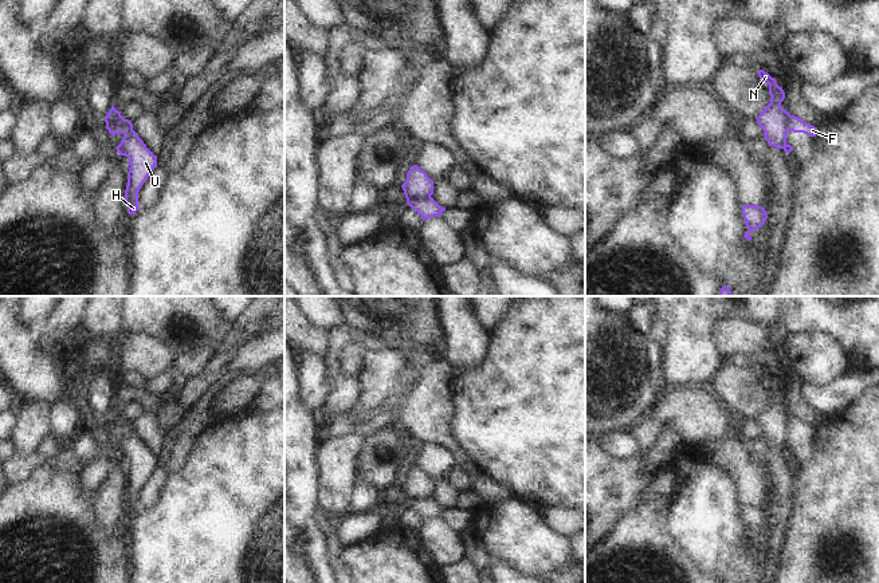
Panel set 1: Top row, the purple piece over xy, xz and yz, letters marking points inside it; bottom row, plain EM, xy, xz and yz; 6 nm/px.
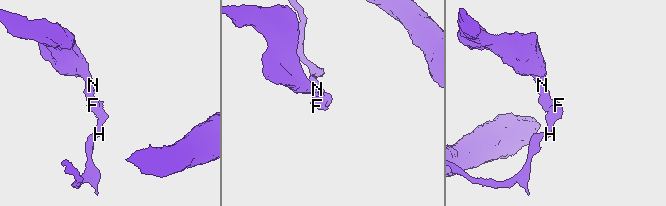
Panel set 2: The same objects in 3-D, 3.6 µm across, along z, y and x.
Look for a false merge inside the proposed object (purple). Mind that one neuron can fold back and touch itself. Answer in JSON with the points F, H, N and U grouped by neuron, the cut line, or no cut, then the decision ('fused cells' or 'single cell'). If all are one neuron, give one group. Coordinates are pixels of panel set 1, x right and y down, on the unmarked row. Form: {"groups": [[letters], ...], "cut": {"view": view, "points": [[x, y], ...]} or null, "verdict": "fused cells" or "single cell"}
{"groups": [["F", "H", "U"], ["N"]], "cut": {"view": "xy", "points": [[124, 418], [118, 424], [126, 429], [124, 437]]}, "verdict": "fused cells"}

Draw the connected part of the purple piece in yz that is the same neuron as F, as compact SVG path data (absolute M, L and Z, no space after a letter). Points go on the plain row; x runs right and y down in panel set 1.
M789 414L786 426L788 426L788 432L804 433L811 437L816 437L817 434L817 428L809 424L805 424L801 418L790 415L790 414Z

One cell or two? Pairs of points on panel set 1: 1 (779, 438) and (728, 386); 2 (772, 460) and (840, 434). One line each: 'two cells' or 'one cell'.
1: two cells
2: two cells

